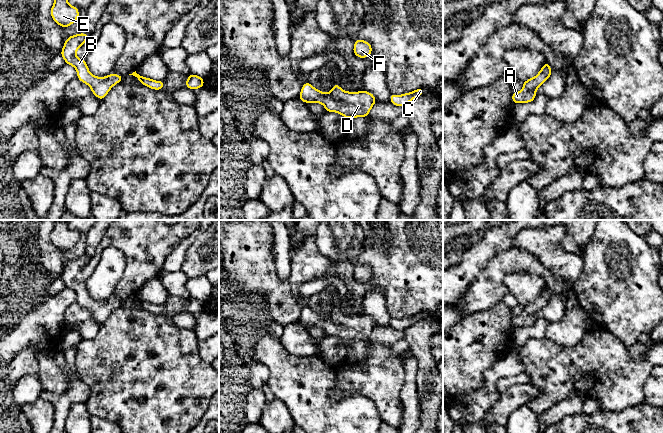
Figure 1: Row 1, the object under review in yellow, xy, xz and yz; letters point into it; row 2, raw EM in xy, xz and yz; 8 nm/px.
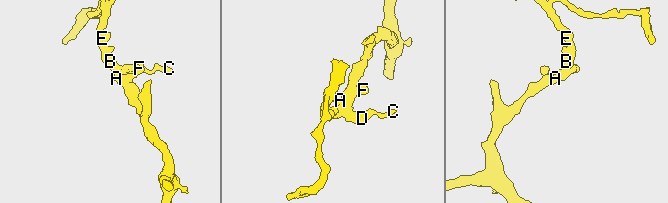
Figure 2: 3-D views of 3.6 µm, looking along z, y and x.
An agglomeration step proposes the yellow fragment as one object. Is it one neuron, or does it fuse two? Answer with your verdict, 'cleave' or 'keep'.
keep

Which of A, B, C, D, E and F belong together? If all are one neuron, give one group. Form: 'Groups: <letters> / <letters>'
Groups: A B C D E F

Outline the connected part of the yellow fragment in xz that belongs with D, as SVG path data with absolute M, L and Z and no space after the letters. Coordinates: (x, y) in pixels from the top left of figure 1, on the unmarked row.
M306 306L299 319L304 327L321 327L328 336L336 336L346 343L366 341L376 327L375 320L367 315L348 316L342 314L338 306L329 317L322 317Z

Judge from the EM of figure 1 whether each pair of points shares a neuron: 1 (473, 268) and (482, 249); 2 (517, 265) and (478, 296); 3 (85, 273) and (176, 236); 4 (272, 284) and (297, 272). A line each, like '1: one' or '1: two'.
1: one
2: one
3: one
4: two

